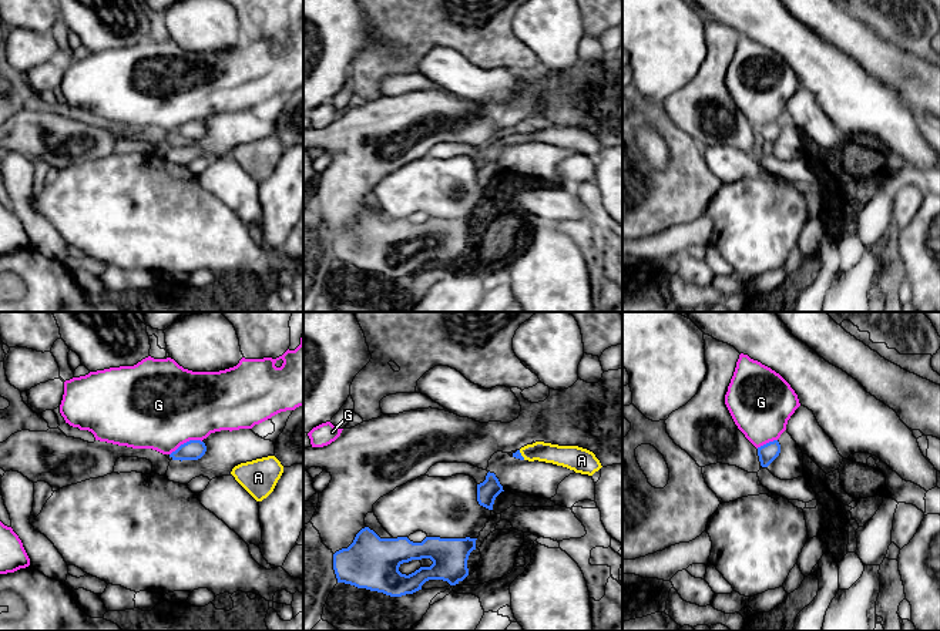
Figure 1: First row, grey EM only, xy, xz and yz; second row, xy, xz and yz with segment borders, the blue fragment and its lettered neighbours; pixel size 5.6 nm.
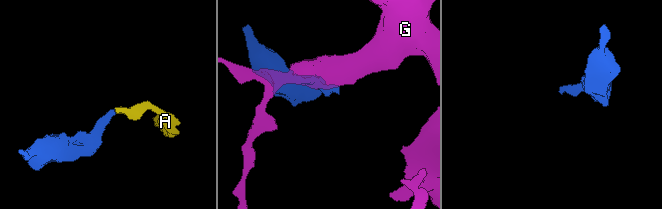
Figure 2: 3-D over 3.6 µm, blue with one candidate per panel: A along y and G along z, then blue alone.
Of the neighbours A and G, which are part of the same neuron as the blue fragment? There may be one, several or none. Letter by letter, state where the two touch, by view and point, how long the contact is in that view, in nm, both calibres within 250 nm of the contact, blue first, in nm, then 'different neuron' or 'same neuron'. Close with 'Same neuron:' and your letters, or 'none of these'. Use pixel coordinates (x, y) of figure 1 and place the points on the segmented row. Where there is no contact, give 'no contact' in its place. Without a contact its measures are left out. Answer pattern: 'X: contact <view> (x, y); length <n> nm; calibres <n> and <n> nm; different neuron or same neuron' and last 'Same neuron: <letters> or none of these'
A: contact xz (520, 455); length 70 nm; calibres 50 and 120 nm; same neuron
G: contact xy (187, 442); length 200 nm; calibres 110 and 480 nm; different neuron
Same neuron: A

